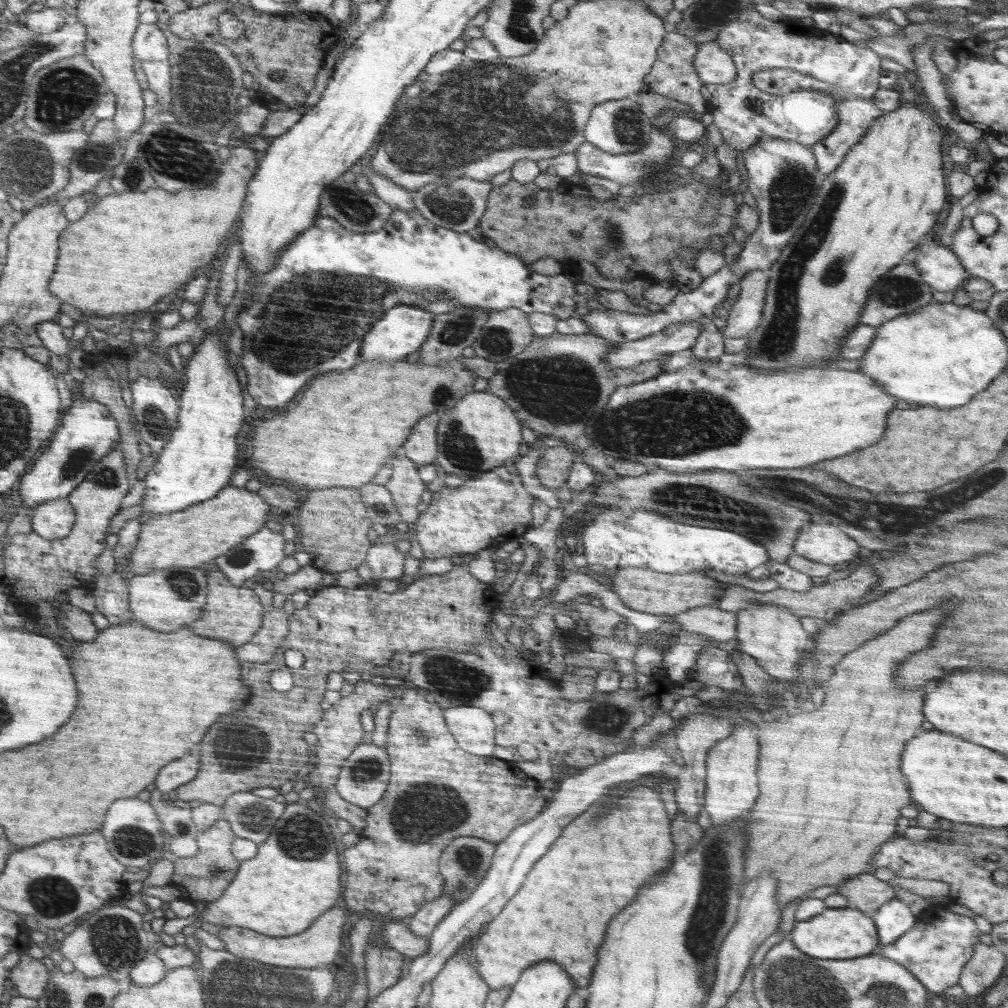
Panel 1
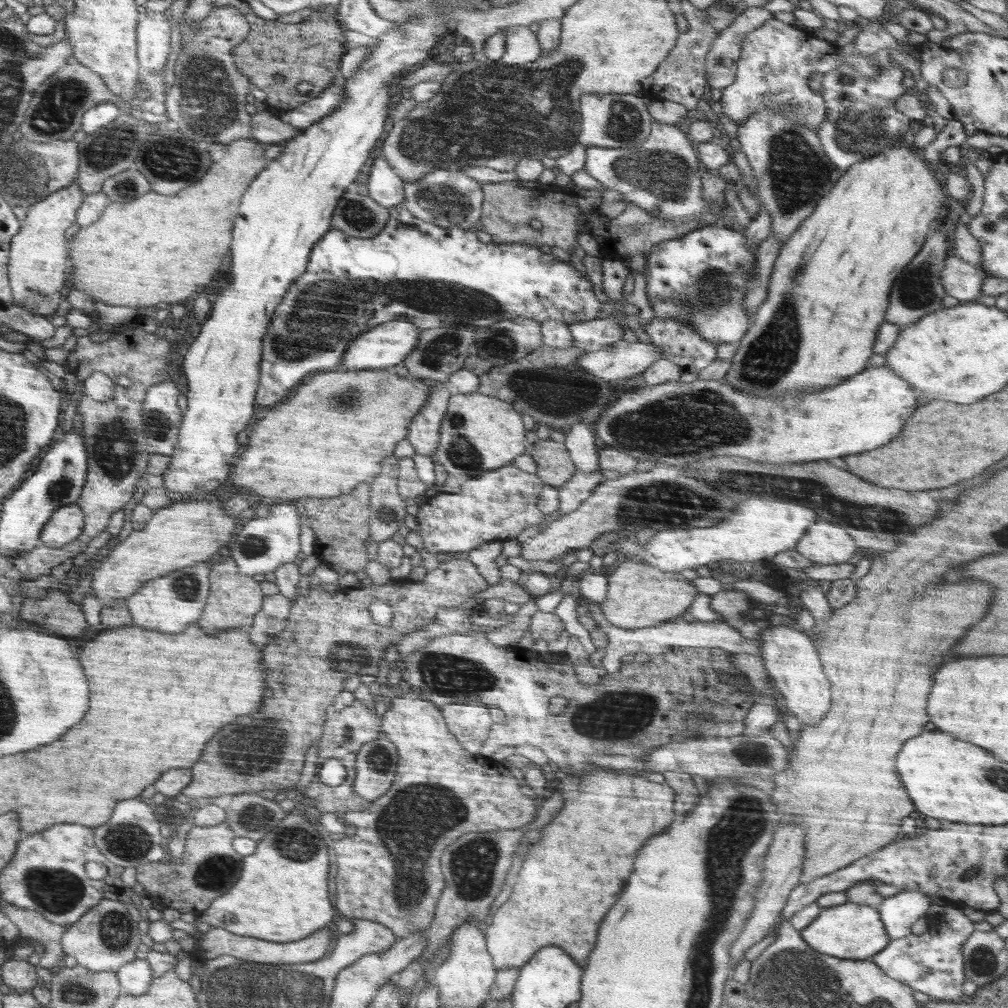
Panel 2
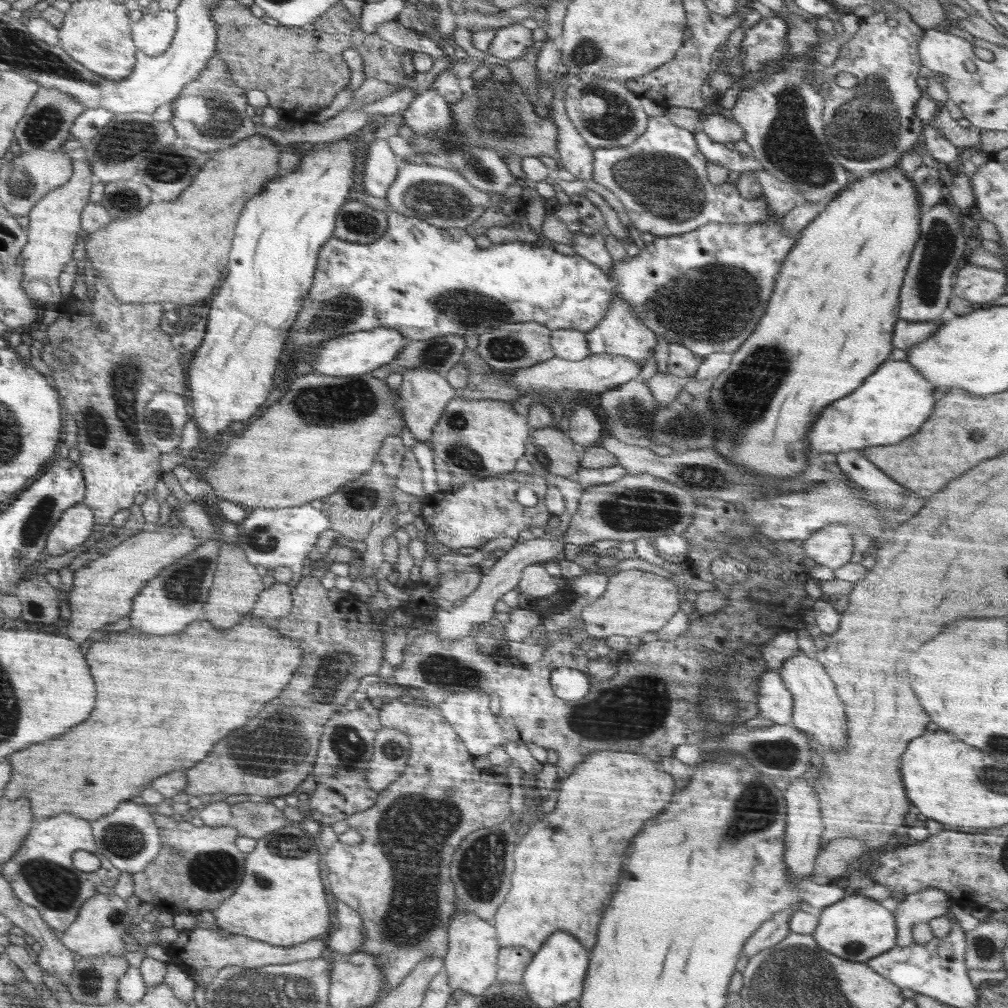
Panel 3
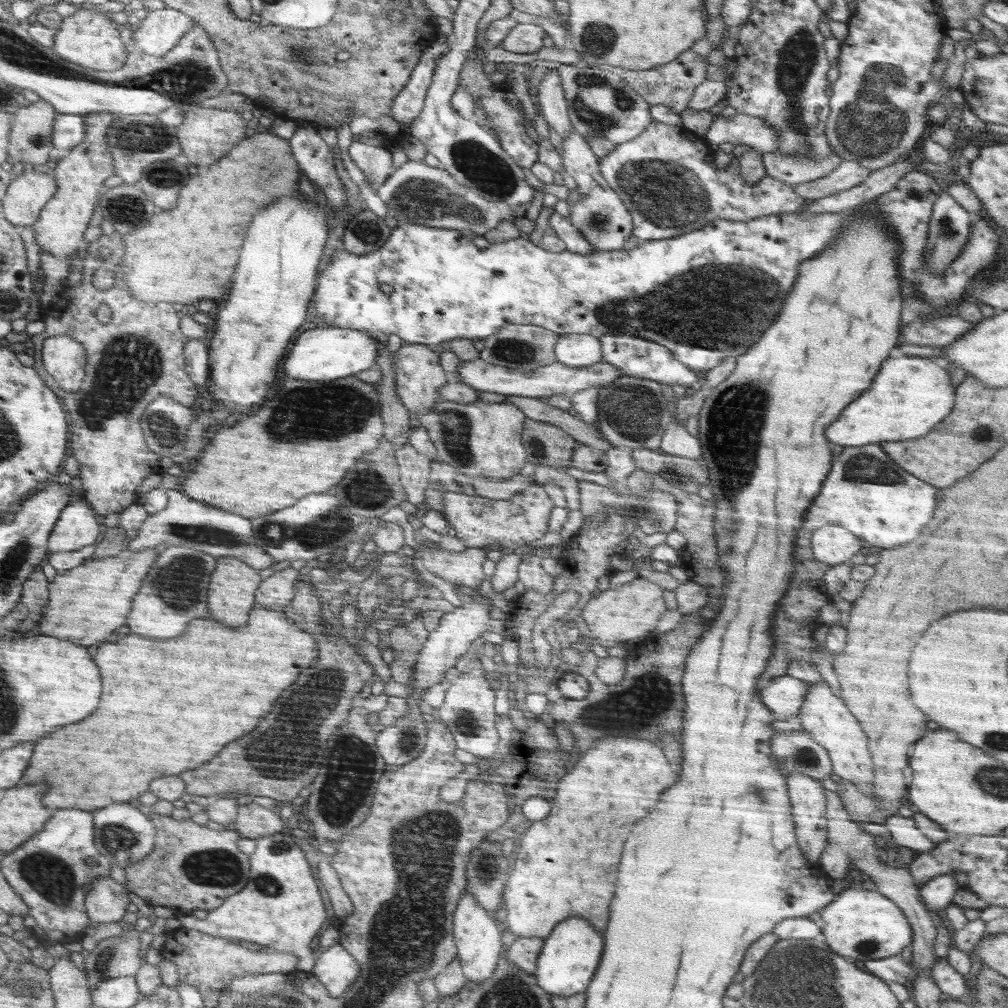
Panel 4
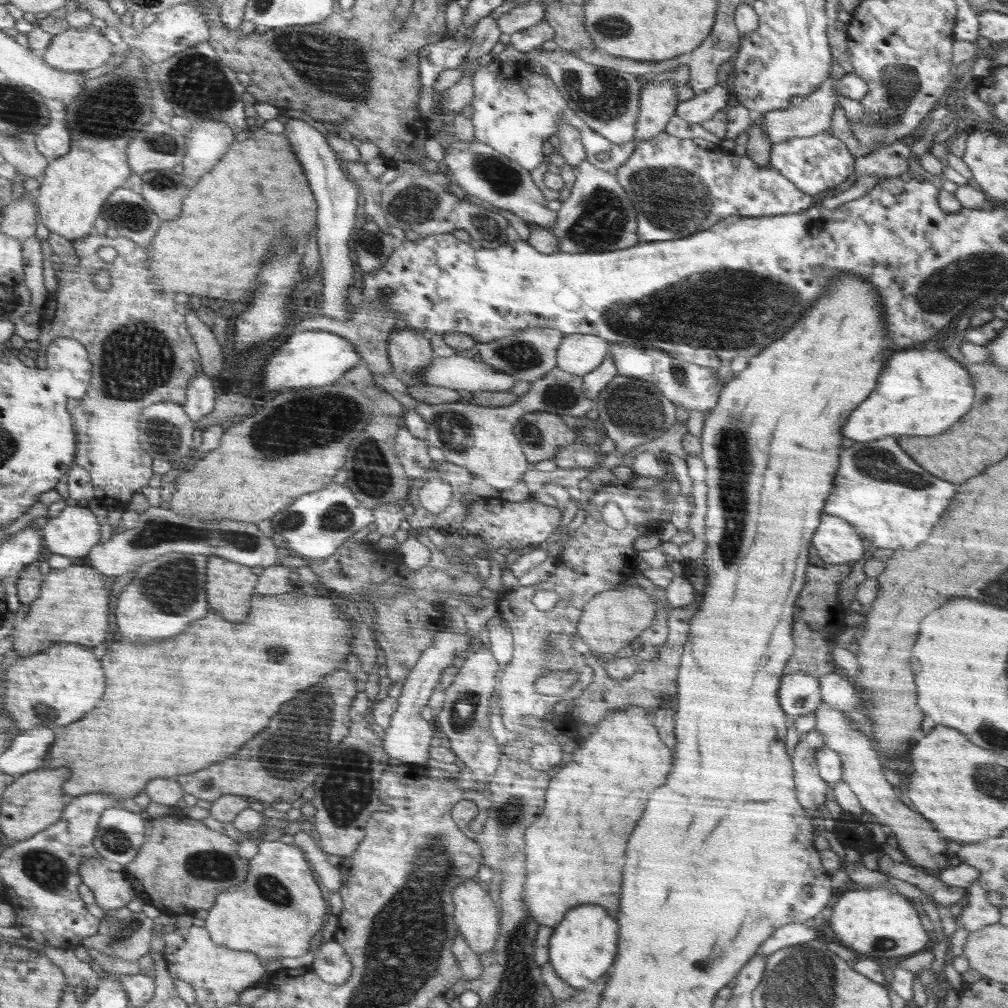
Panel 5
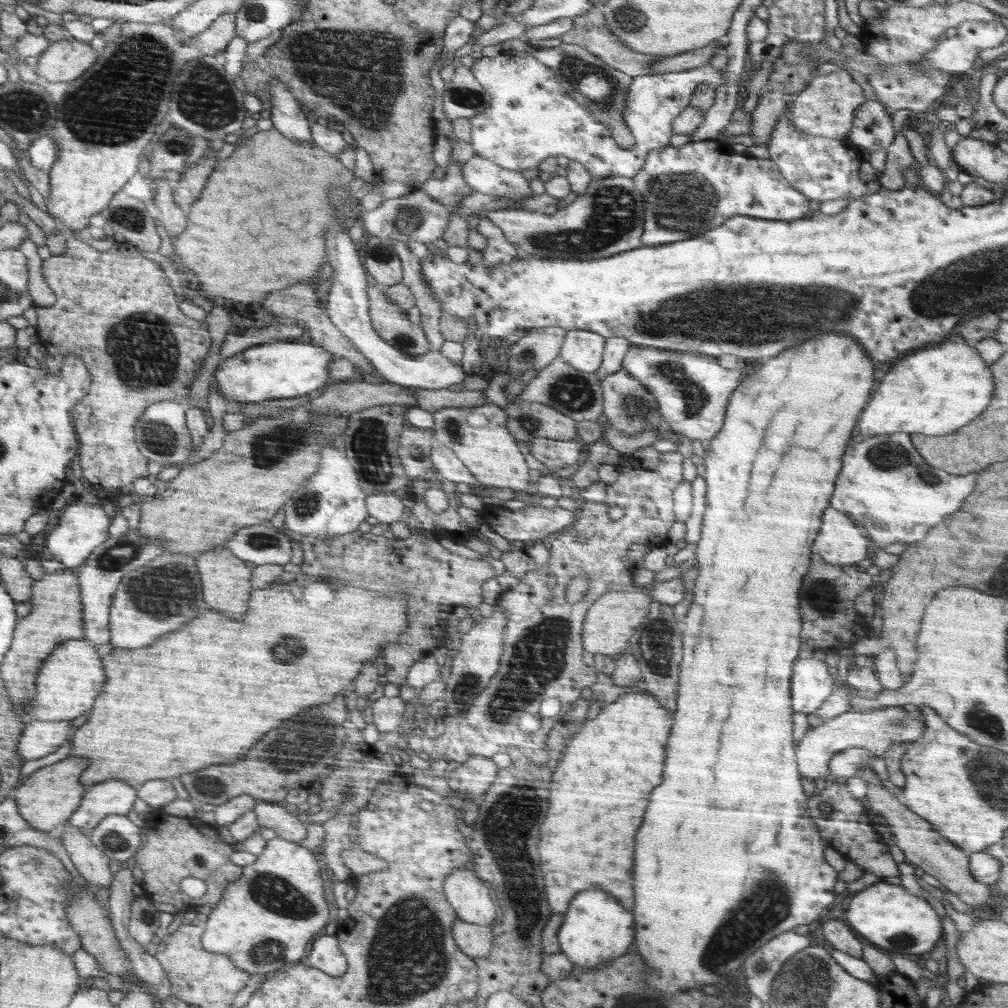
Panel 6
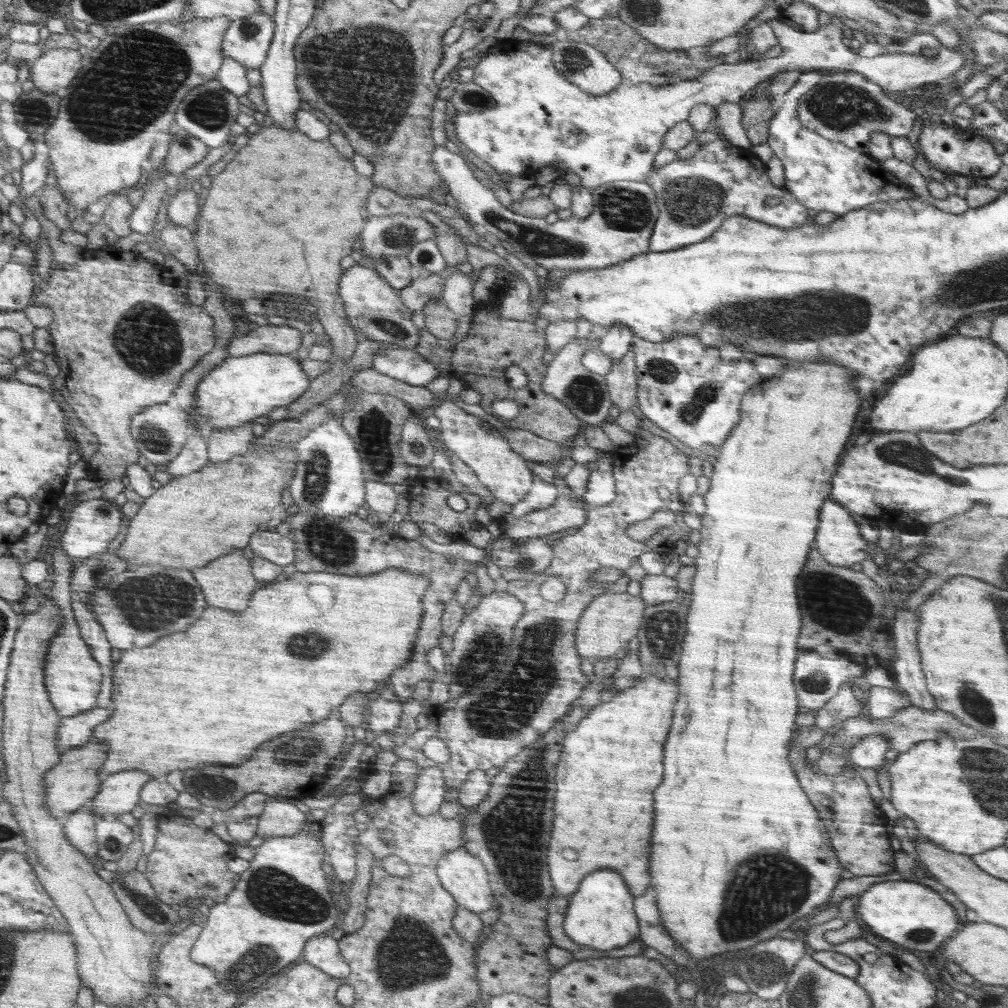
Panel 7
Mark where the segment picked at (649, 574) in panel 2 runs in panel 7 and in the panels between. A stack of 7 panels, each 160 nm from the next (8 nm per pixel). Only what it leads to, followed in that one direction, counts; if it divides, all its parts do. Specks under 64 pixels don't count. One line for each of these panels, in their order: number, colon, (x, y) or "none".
3: (635, 602)
4: (616, 615)
5: (610, 620)
6: (610, 622)
7: (611, 620)

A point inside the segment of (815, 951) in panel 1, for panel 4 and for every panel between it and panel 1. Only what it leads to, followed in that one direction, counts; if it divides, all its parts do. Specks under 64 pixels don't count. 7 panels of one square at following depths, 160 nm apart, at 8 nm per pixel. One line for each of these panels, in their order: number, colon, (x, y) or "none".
2: (852, 931)
3: (856, 928)
4: (862, 925)

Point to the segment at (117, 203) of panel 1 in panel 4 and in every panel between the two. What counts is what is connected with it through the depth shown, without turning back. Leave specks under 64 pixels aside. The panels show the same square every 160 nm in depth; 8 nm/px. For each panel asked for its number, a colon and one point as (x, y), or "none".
2: (156, 249)
3: (176, 251)
4: (183, 254)

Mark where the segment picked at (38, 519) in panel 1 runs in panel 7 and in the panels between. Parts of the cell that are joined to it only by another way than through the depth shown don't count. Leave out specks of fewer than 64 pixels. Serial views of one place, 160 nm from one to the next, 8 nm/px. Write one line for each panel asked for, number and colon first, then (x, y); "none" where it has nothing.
2: (67, 523)
3: (75, 525)
4: (77, 527)
5: (76, 530)
6: (83, 527)
7: (94, 523)

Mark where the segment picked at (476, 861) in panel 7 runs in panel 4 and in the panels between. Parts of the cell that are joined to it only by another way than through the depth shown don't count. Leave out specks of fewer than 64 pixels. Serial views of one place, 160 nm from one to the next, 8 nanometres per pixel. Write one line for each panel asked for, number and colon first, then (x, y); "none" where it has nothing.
4: (478, 941)
5: (476, 916)
6: (469, 896)

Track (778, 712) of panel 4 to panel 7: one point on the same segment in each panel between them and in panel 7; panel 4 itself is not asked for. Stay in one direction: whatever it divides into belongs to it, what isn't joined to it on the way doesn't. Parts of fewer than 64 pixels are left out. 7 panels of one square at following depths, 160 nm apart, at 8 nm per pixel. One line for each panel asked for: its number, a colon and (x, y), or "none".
5: (799, 692)
6: (811, 684)
7: (817, 679)

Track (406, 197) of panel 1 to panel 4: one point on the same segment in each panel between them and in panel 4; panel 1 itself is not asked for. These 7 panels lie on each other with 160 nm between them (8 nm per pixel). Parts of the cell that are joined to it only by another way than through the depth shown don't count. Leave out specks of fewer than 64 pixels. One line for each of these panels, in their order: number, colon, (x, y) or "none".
2: (385, 187)
3: (381, 166)
4: (376, 163)

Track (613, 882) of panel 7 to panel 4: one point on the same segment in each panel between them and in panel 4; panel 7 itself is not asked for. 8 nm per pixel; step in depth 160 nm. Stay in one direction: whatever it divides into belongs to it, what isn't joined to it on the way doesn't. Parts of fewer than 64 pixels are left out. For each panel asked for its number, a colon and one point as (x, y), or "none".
4: (569, 958)
5: (582, 948)
6: (596, 928)

